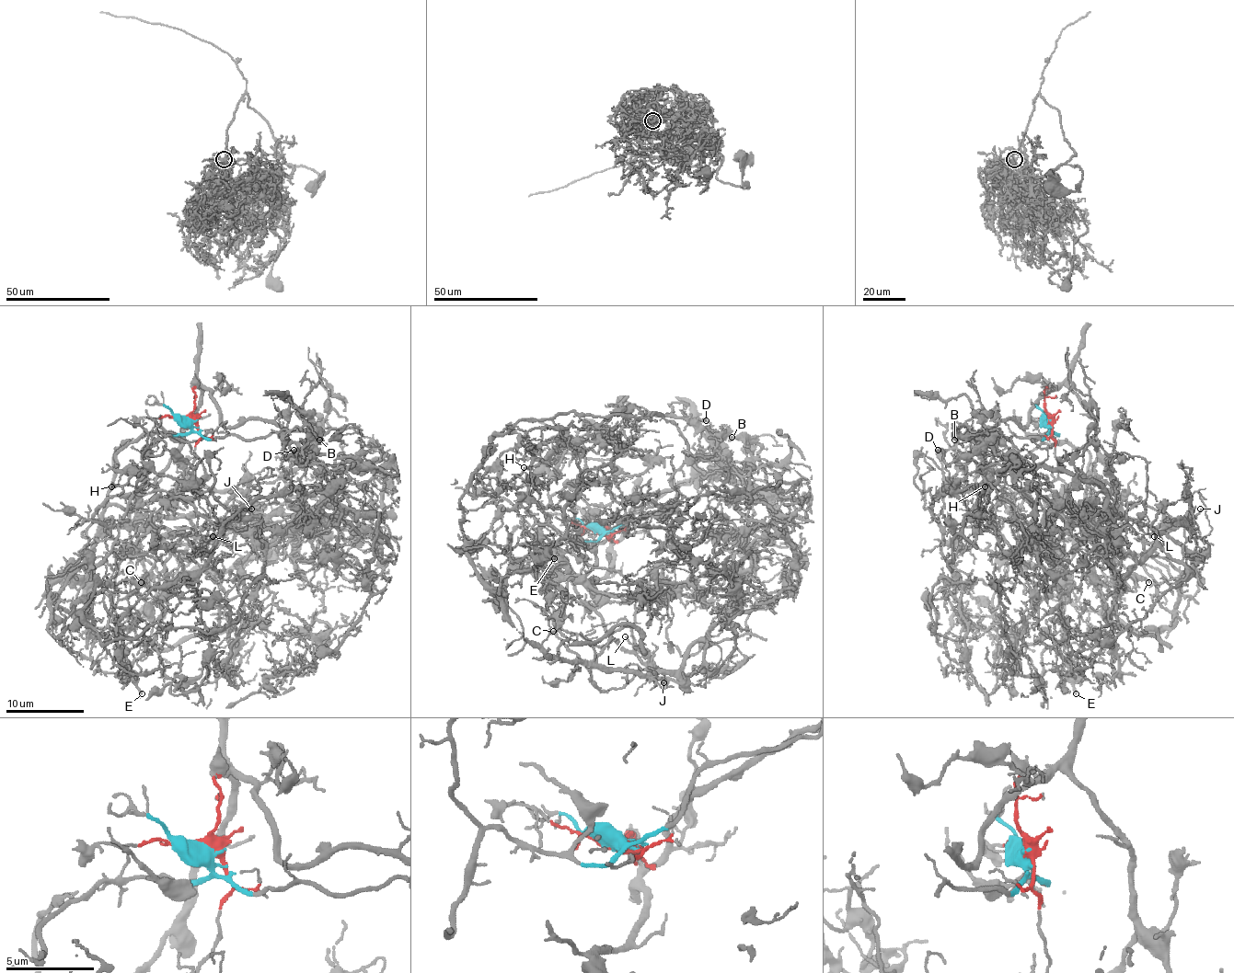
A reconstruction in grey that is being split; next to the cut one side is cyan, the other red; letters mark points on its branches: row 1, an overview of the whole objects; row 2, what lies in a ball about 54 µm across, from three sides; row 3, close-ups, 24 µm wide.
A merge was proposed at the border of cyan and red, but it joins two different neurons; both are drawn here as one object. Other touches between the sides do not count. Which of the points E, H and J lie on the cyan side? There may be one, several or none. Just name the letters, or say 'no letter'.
H

